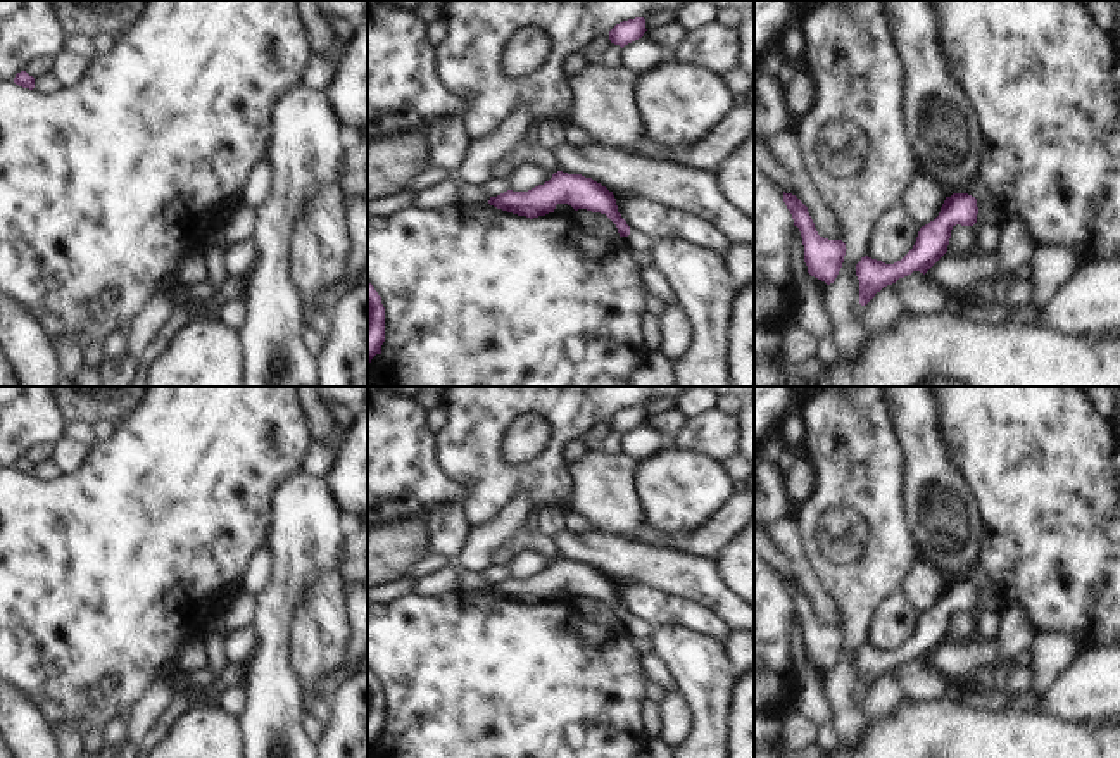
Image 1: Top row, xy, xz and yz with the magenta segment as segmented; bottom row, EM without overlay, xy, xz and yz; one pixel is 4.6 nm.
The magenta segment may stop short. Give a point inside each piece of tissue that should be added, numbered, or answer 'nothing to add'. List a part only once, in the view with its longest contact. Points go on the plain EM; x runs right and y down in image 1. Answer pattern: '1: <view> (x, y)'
1: xz (637, 629)

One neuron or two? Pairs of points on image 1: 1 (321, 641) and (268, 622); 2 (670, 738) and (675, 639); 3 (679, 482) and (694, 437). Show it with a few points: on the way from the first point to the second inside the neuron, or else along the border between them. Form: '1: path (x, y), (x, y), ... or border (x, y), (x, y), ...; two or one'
1: border (302, 591), (295, 605), (287, 643), (292, 670); two
2: border (675, 686), (687, 705), (691, 726); two
3: border (675, 446), (685, 451), (704, 453), (718, 461); two

